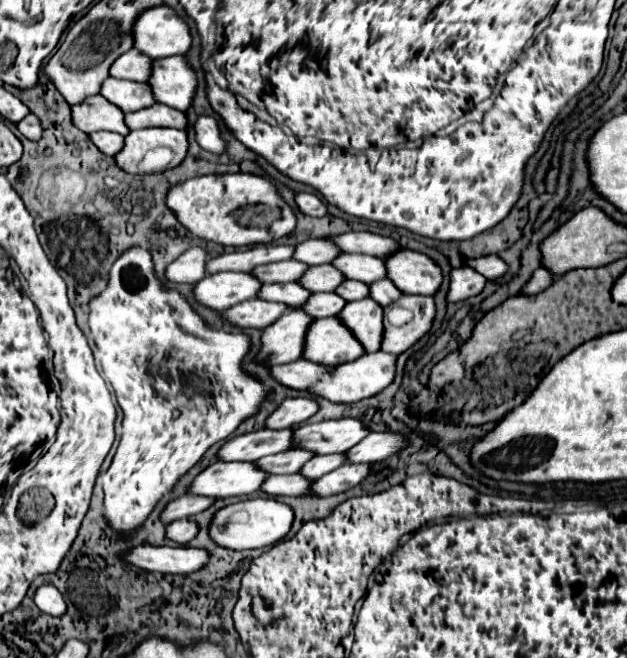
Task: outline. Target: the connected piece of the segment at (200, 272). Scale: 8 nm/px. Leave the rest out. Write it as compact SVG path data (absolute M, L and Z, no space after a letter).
M192 246L168 266L166 278L170 282L198 282L206 276L206 262L208 250L202 246Z

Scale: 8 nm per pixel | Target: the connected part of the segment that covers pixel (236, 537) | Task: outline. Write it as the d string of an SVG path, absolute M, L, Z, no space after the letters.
M252 498L238 504L230 504L218 510L210 524L210 536L224 548L248 550L248 548L266 548L282 540L294 520L294 512L288 504L274 498Z

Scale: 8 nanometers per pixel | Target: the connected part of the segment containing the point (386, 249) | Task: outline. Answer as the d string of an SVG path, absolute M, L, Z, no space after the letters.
M348 232L348 234L340 234L336 238L332 238L344 252L362 252L362 254L372 254L372 256L384 256L388 258L388 254L392 256L392 252L402 250L402 246L388 238L388 236L380 236L380 234L372 234L372 232Z

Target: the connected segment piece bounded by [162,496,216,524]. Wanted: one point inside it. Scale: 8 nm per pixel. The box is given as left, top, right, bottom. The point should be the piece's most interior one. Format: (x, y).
(189, 505)

